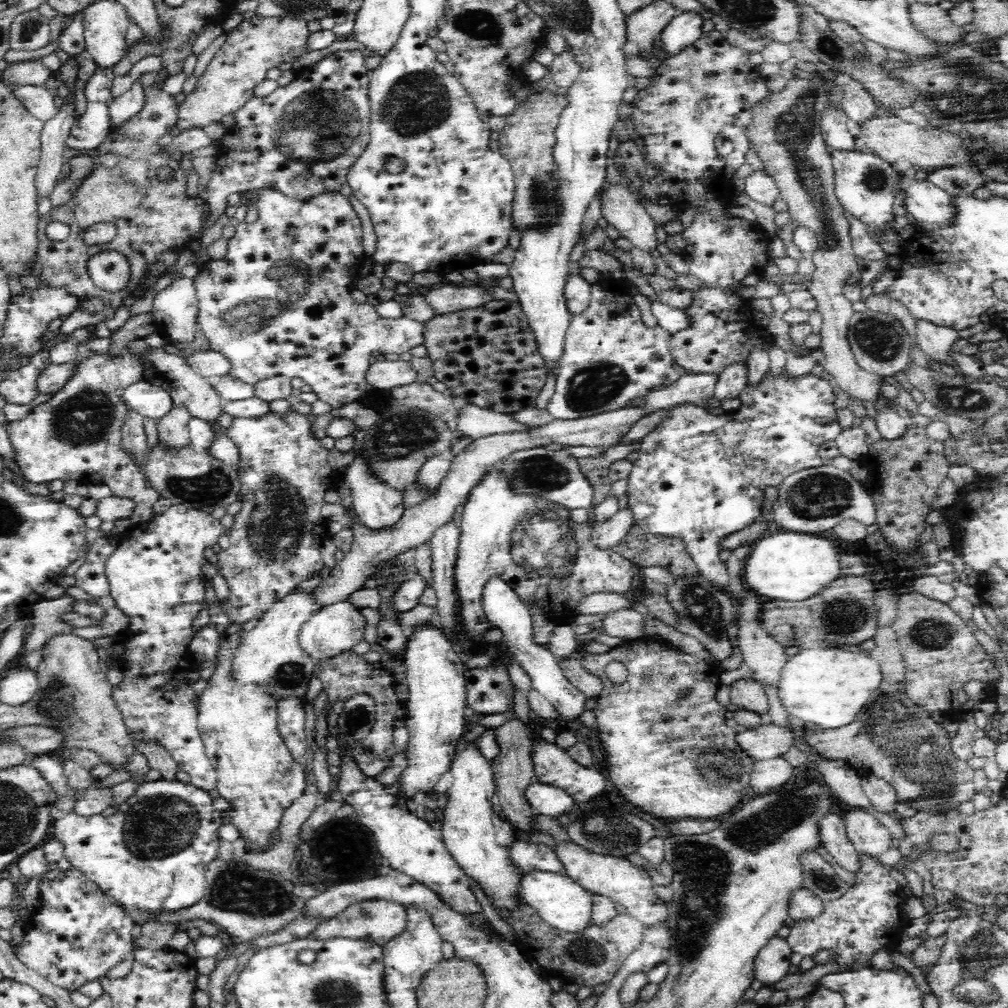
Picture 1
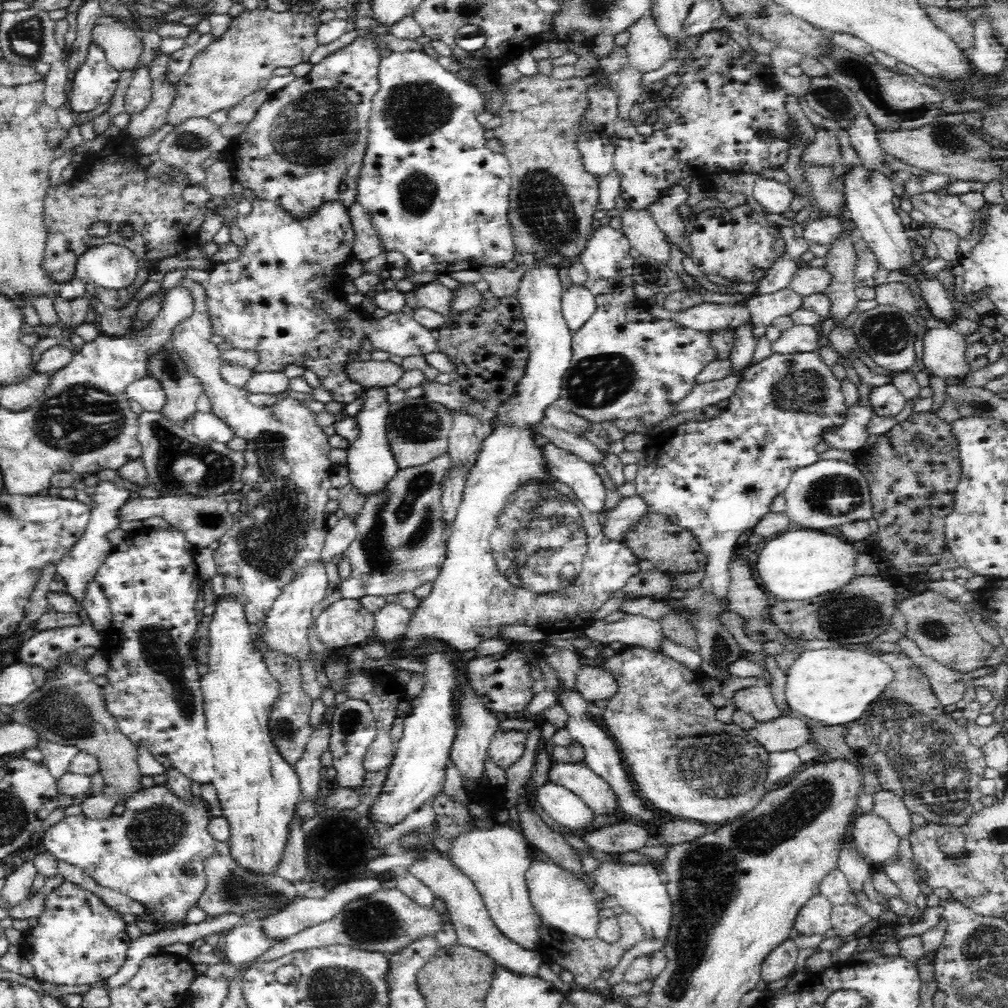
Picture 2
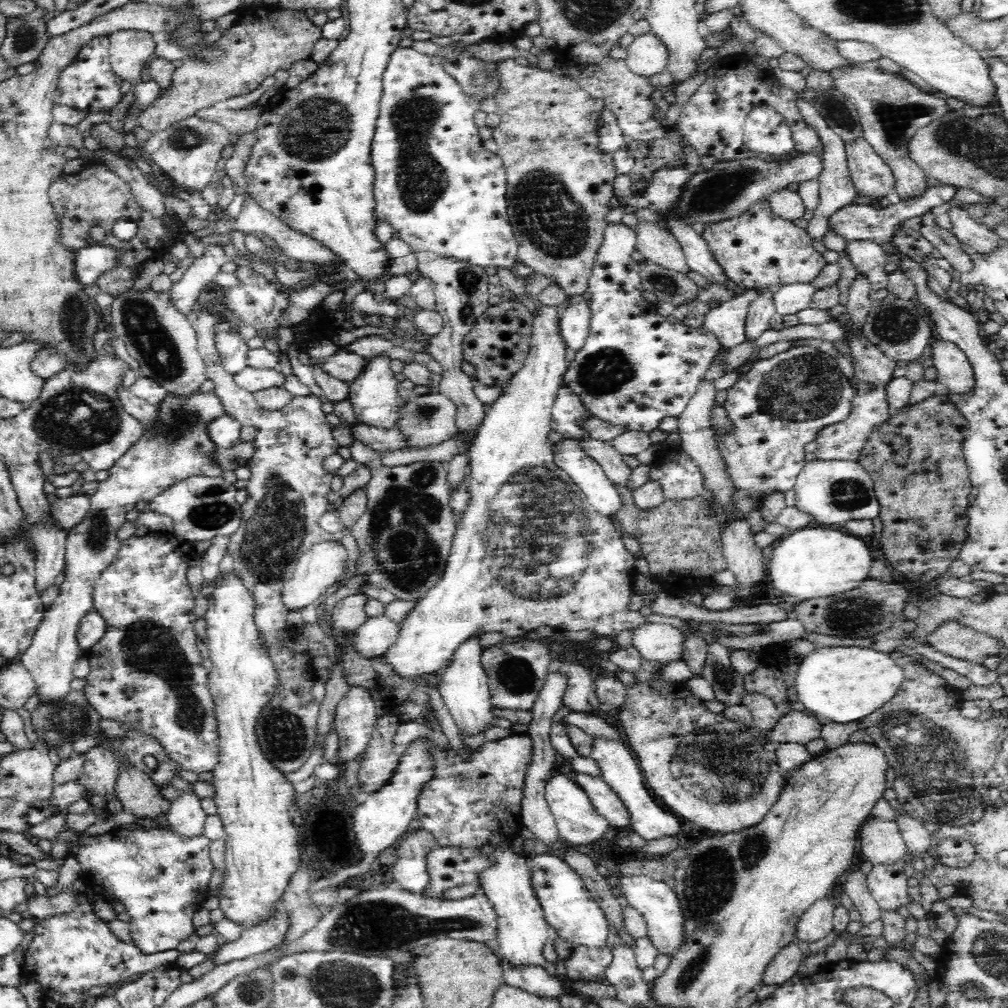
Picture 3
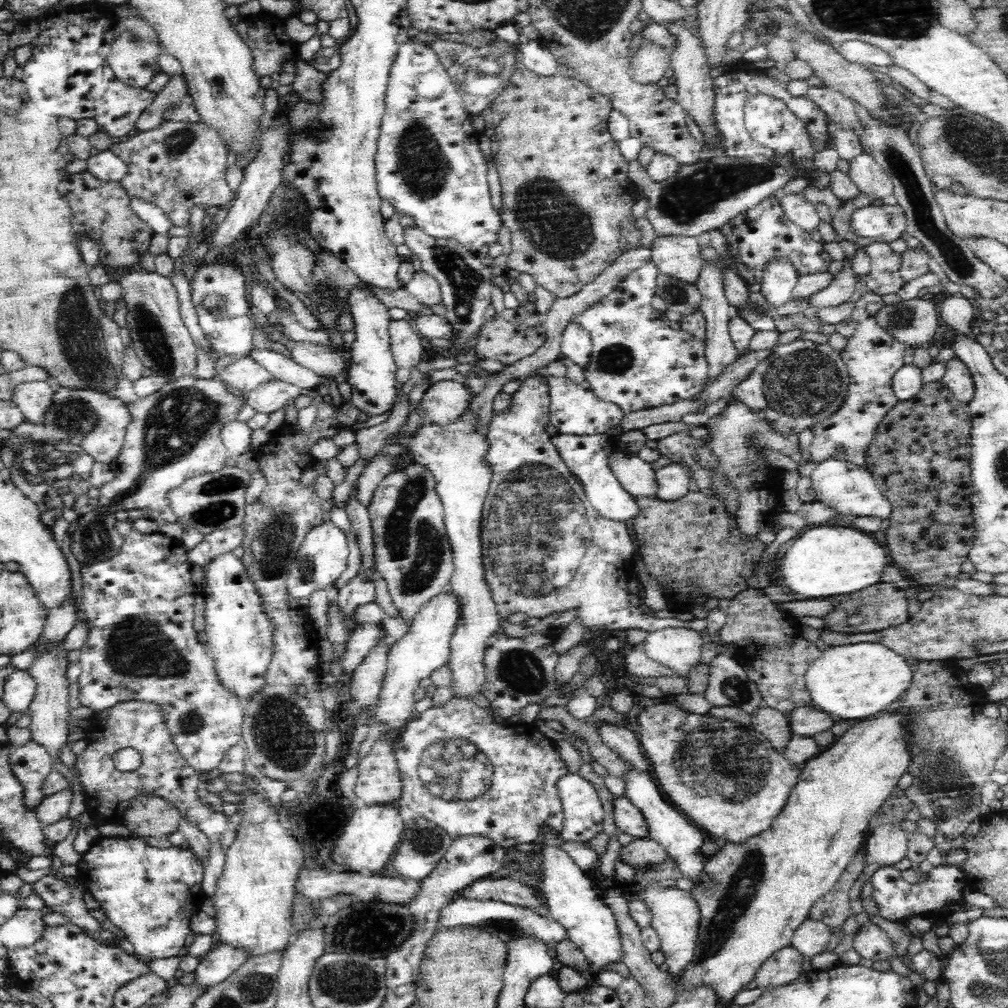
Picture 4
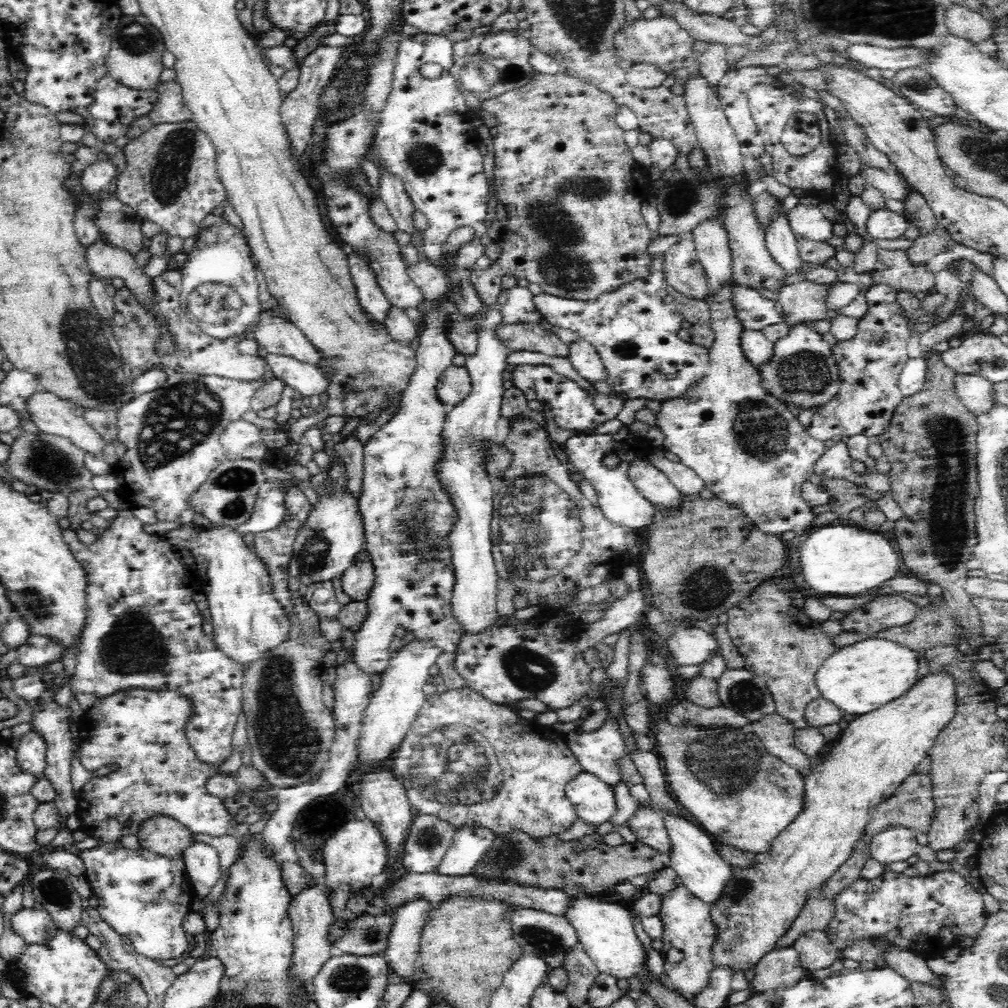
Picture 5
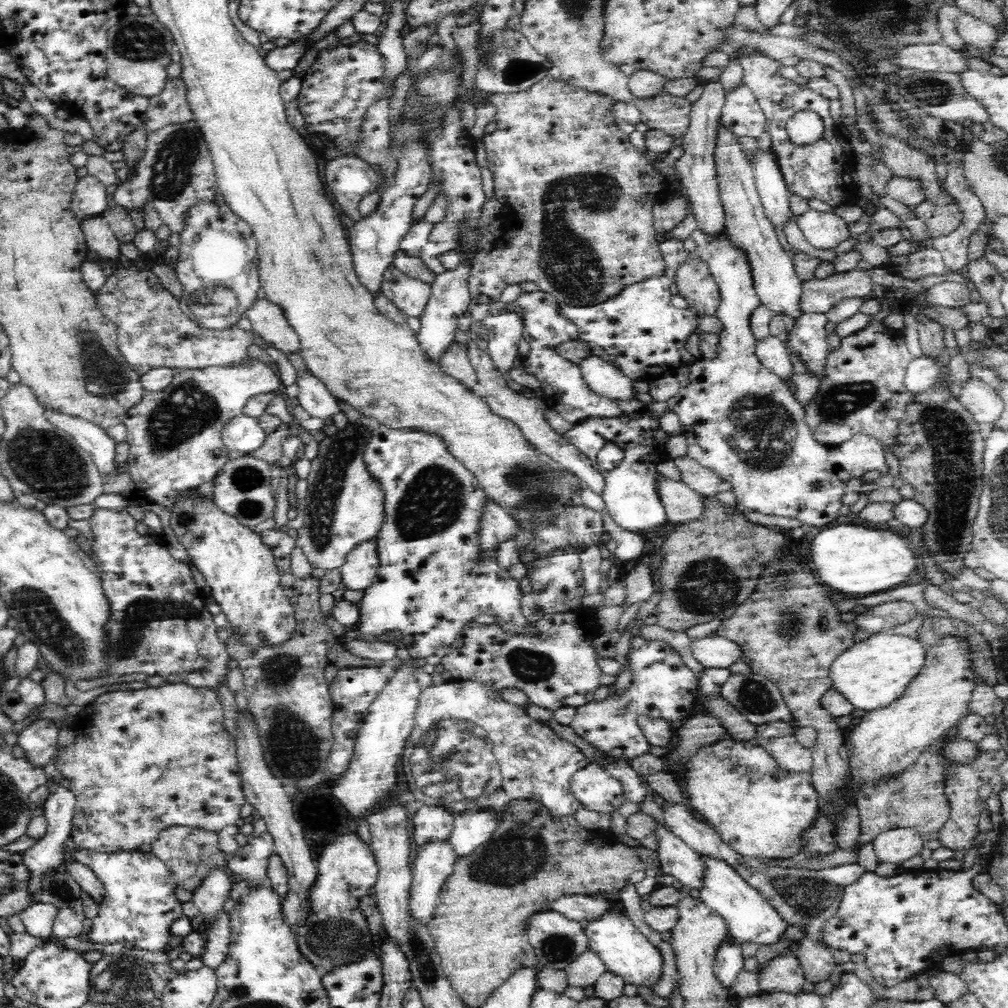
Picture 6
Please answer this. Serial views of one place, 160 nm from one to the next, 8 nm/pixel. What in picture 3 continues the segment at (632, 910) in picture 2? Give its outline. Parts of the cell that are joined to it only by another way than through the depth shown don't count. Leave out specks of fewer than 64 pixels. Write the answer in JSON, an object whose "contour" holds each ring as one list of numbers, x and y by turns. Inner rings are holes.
{"contour":[[618,873,621,894,626,897,628,905,642,913,646,919,648,939,660,954,668,954,672,958,674,950,678,950,683,942,682,905,674,889,664,881,650,878,649,875,626,875]]}

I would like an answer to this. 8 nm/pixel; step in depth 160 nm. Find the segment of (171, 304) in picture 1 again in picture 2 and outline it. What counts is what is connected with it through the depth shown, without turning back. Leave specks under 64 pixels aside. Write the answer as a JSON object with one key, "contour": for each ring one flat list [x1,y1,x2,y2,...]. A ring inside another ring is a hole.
{"contour":[[189,278,182,280,178,286,190,290,194,297,194,312,189,318,182,320,172,330,169,344,176,348,180,357,186,361,190,373,198,377,203,391,212,403,212,413,220,417,234,436,242,437,246,441,244,456,246,466,241,472,244,486,241,490,243,499,240,510,233,515,234,525,219,538,220,546,213,551,214,562,218,574,224,576,225,596,234,597,246,612,248,623,253,626,267,618,269,609,274,601,282,594,283,588,294,580,302,569,318,562,323,552,329,528,324,518,324,504,330,500,328,490,333,488,331,483,330,460,332,445,322,427,316,423,316,412,308,409,299,400,288,395,272,406,256,406,246,397,247,389,239,389,229,385,221,377,220,352,218,345,212,343,210,313,206,308,206,292,200,284]]}

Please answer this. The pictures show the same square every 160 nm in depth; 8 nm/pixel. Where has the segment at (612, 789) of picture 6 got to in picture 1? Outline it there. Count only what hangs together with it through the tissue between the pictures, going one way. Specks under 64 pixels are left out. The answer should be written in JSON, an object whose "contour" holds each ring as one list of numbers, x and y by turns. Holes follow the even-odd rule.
{"contour":[[537,781,526,786,526,802,537,814,560,816,566,814,576,801,566,791]]}

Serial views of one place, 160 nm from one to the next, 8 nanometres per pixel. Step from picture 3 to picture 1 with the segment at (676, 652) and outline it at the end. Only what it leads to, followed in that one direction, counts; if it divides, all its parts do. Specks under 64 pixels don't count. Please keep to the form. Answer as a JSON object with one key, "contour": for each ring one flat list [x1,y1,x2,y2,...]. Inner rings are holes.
{"contour":[[622,608,622,610,611,611,606,614,602,621,604,632,614,639,622,638,624,641,642,638,645,635,644,616,636,612,634,608]]}

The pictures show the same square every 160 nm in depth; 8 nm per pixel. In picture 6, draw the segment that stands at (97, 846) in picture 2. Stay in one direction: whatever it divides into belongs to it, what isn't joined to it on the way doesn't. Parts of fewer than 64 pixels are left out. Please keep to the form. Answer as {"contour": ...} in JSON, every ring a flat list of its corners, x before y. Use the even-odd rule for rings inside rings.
{"contour":[[79,848,75,853,69,853,69,857,87,866,103,884,103,898,99,905,98,914,92,919,92,926,88,931,88,941,98,942,122,942,128,941,135,944,136,948,150,950,150,952,168,952,166,944,172,940,172,923,182,915,182,903,174,896,173,874,166,863,154,856,151,852,141,850,134,851,96,851]]}

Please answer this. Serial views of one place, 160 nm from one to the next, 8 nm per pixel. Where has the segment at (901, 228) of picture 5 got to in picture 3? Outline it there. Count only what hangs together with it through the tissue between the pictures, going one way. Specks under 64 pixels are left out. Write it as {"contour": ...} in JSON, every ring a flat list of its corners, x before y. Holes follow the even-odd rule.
{"contour":[[950,184,933,185,926,188,924,194,918,198,900,200,896,204,888,204,880,208,874,208,872,205,857,205,852,202,840,207,828,218,828,230,835,230,846,241,870,240,882,245,884,242,890,242,893,239,893,235,901,228,905,220,920,216,924,211,930,211,934,206,948,202,956,194,956,191,957,187]]}

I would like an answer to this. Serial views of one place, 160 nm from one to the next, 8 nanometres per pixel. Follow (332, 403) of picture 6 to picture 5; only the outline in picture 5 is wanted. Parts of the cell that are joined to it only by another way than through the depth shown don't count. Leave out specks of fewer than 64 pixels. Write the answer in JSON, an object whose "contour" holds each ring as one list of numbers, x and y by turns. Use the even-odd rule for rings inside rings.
{"contour":[[262,353,262,356,266,359,269,375,282,379,285,384,292,387,293,390,296,390,296,392,302,394,302,396,309,396,313,398,314,404,316,403,315,401,317,397,326,392,329,381,323,374,323,370,321,370,318,366,306,364,296,360,295,358,278,354]]}

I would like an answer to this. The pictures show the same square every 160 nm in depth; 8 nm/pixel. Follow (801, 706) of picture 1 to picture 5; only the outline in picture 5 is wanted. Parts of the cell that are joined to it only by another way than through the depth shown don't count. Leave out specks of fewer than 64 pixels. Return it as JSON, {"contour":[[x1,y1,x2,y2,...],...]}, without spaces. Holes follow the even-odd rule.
{"contour":[[866,638,854,644,840,647,822,662,815,674,815,684,820,696,838,706,844,714,860,716,876,710,908,692,918,680,918,655,916,651,882,638]]}

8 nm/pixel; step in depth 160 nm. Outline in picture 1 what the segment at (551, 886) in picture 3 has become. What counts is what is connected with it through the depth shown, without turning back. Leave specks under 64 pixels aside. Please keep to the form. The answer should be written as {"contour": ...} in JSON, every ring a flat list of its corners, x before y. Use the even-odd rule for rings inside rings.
{"contour":[[535,870,525,874,520,882,523,902,530,905,548,925,562,932,578,932,590,926,592,916,592,893,582,888,566,874]]}

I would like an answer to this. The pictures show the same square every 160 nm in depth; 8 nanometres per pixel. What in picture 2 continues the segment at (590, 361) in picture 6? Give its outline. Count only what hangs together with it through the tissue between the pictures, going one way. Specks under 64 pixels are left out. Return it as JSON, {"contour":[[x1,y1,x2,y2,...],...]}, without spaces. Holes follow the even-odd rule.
{"contour":[[571,285,567,290,563,290,562,312,571,332,576,332,588,322,596,307,595,296,584,285]]}

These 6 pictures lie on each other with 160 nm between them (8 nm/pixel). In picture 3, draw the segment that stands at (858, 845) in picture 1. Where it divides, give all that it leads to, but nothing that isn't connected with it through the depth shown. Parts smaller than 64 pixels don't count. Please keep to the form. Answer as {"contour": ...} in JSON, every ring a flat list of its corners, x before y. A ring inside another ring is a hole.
{"contour":[[871,817,862,824,858,836,860,856,873,865,899,864,907,852,896,821]]}

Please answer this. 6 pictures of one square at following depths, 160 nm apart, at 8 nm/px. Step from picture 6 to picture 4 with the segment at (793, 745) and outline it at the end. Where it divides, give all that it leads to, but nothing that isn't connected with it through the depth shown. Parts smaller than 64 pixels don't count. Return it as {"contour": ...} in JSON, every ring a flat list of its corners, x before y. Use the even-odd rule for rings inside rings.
{"contour":[[769,706,756,708,751,715,750,726,764,735,778,752,784,753,784,748,793,737,790,732,790,716]]}

